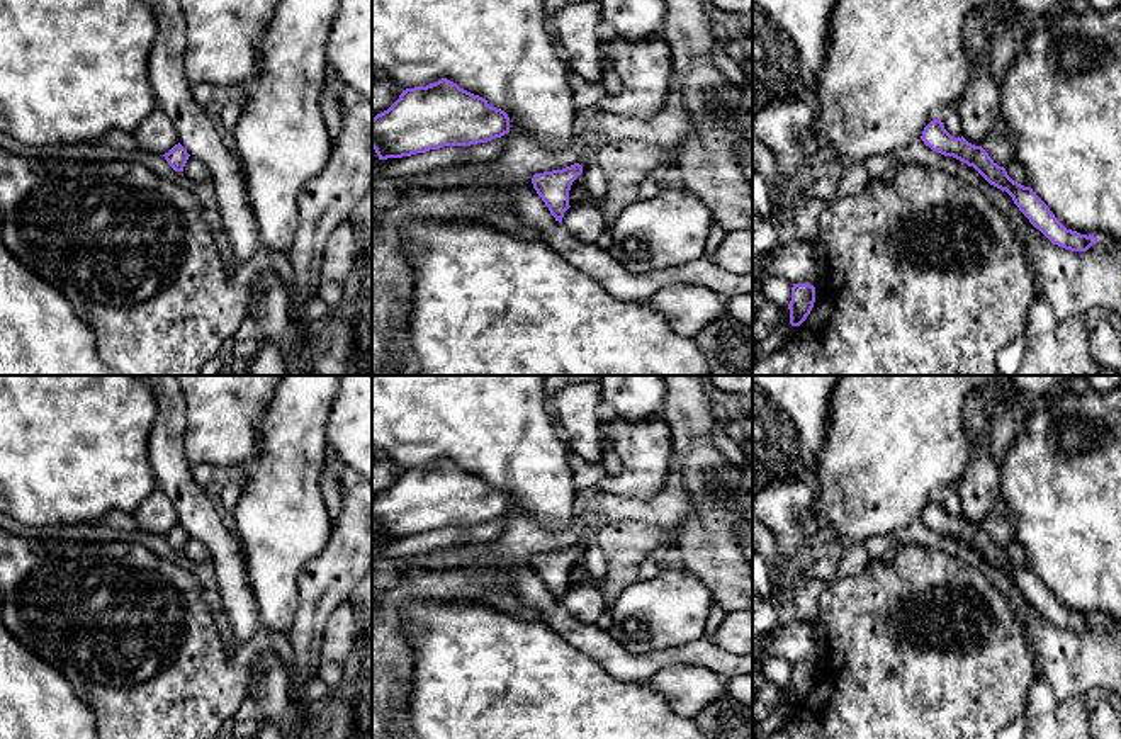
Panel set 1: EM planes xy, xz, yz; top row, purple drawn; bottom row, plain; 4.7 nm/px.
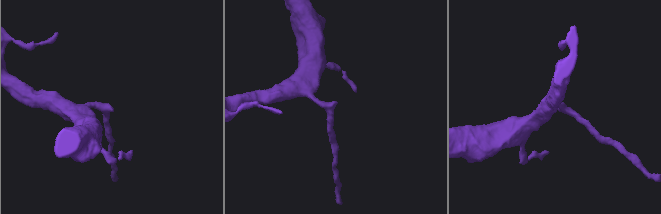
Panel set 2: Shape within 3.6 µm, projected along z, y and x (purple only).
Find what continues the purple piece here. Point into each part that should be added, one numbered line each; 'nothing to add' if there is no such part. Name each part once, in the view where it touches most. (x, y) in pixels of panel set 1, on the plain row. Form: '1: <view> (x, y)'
nothing to add

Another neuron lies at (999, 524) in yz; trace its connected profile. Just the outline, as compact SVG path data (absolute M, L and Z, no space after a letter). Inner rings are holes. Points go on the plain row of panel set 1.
M1000 501L985 516L982 528L999 547L1016 540L1016 523L1009 508Z

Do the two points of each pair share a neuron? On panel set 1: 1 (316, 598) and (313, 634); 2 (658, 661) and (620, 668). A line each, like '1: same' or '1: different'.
1: same
2: same

